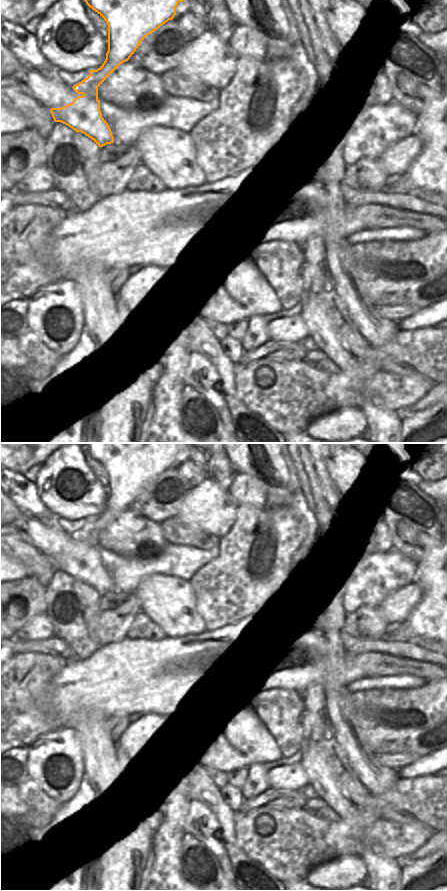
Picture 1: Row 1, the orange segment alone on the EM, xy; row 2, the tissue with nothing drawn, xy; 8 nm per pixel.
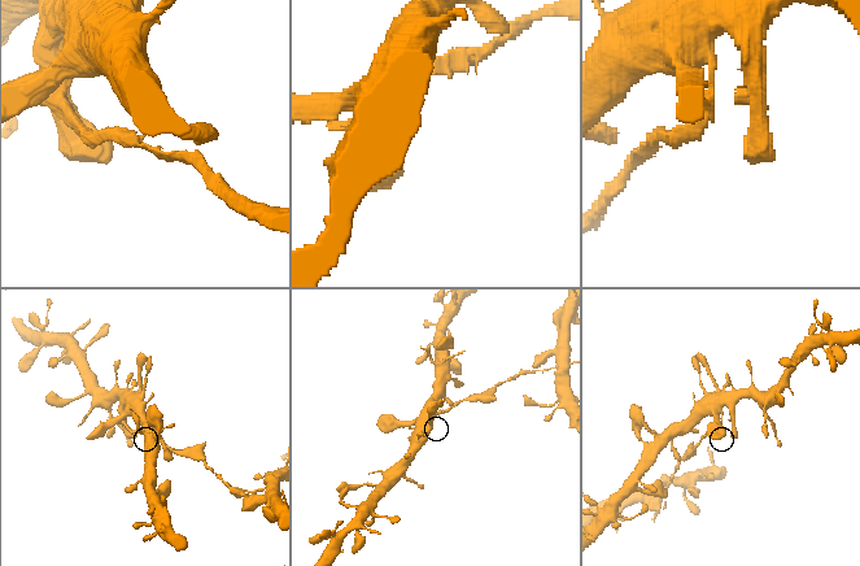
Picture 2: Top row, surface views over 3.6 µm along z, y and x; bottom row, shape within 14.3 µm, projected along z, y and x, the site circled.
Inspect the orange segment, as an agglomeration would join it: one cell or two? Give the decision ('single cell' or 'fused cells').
fused cells

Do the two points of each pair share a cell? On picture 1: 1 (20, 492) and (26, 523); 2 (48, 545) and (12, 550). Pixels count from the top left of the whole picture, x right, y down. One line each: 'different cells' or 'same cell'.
1: different cells
2: different cells

